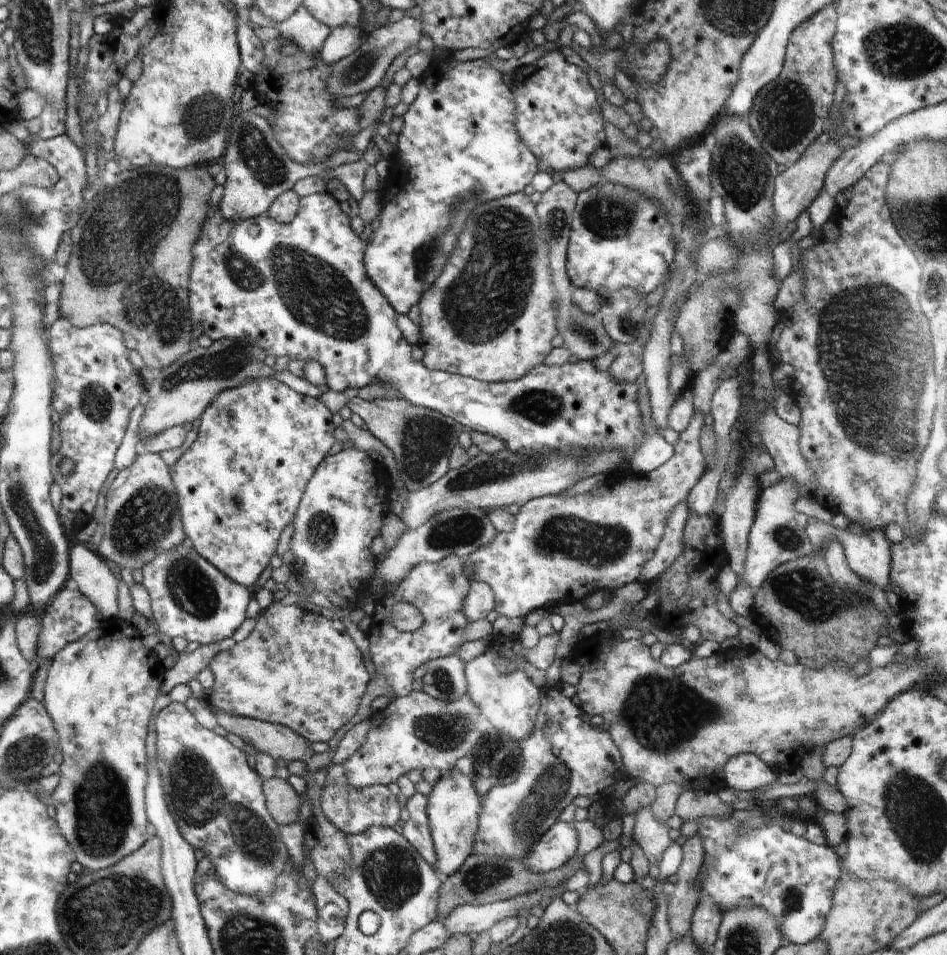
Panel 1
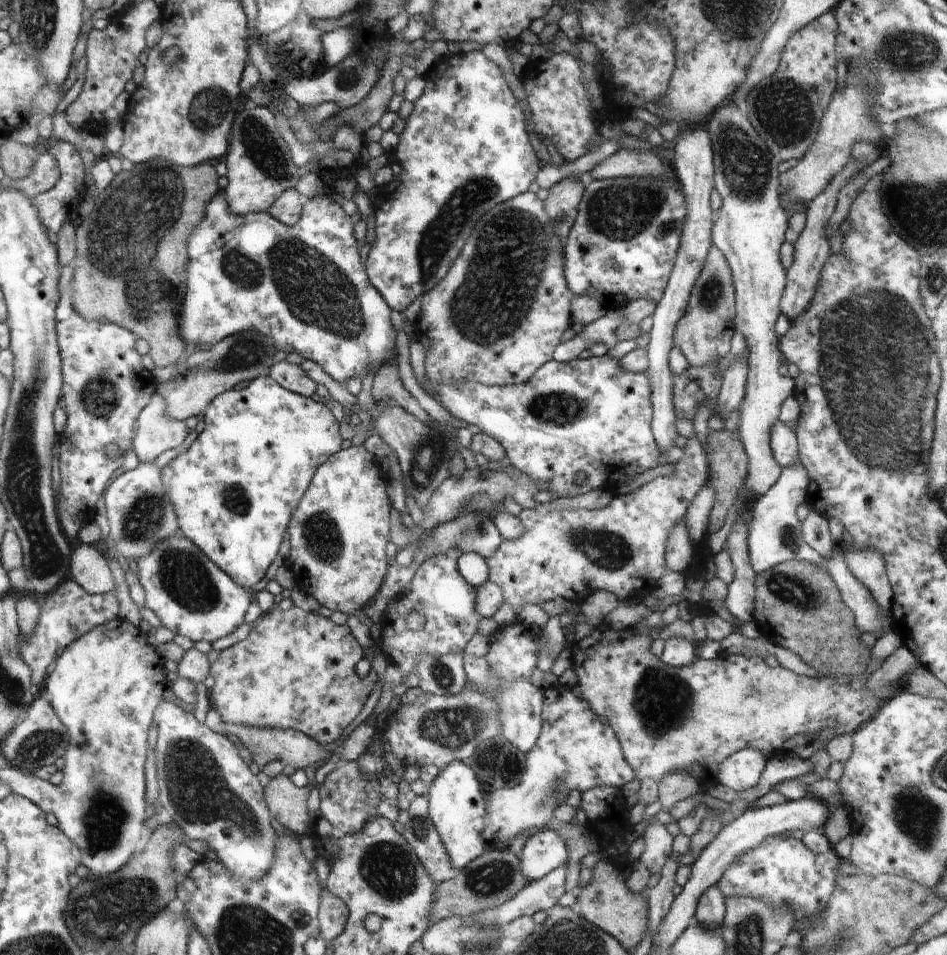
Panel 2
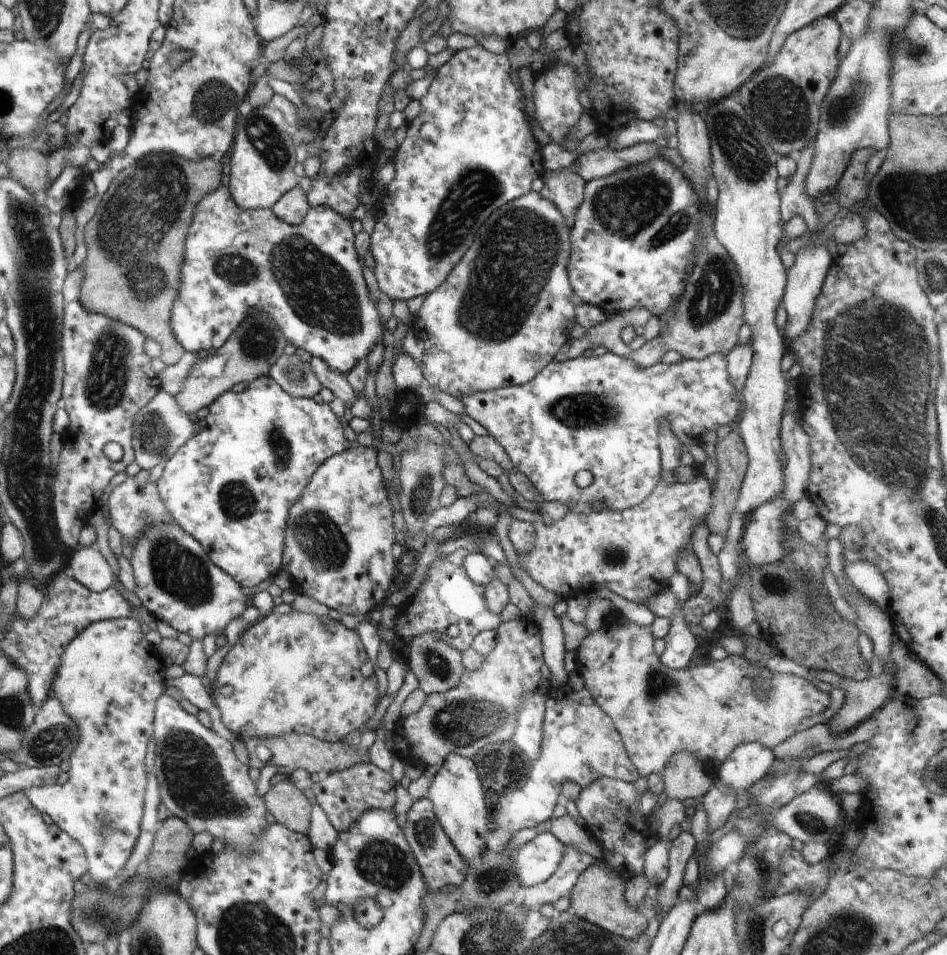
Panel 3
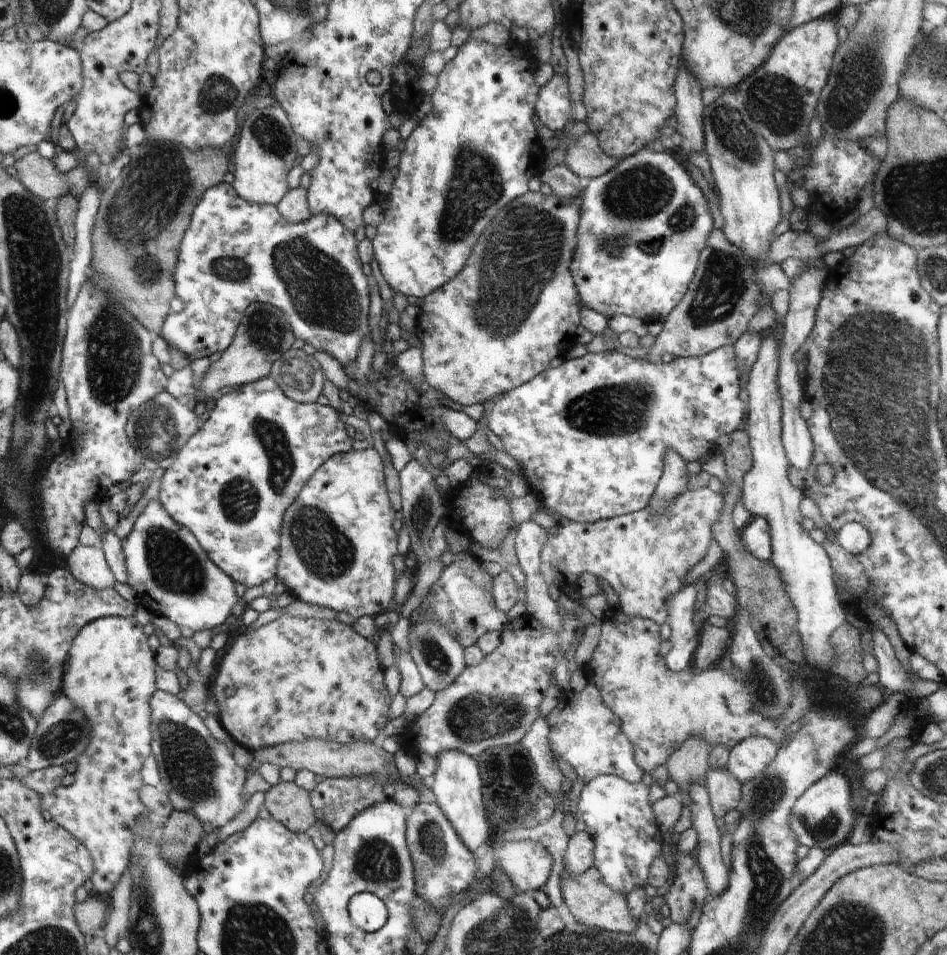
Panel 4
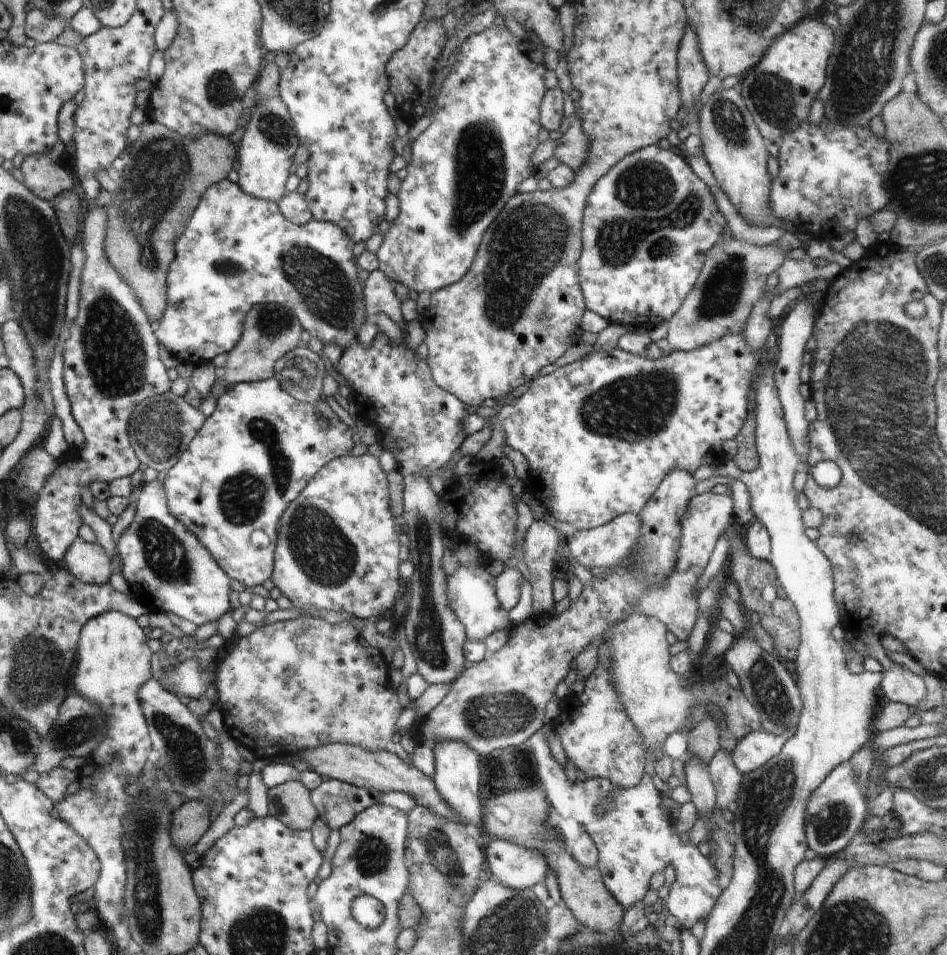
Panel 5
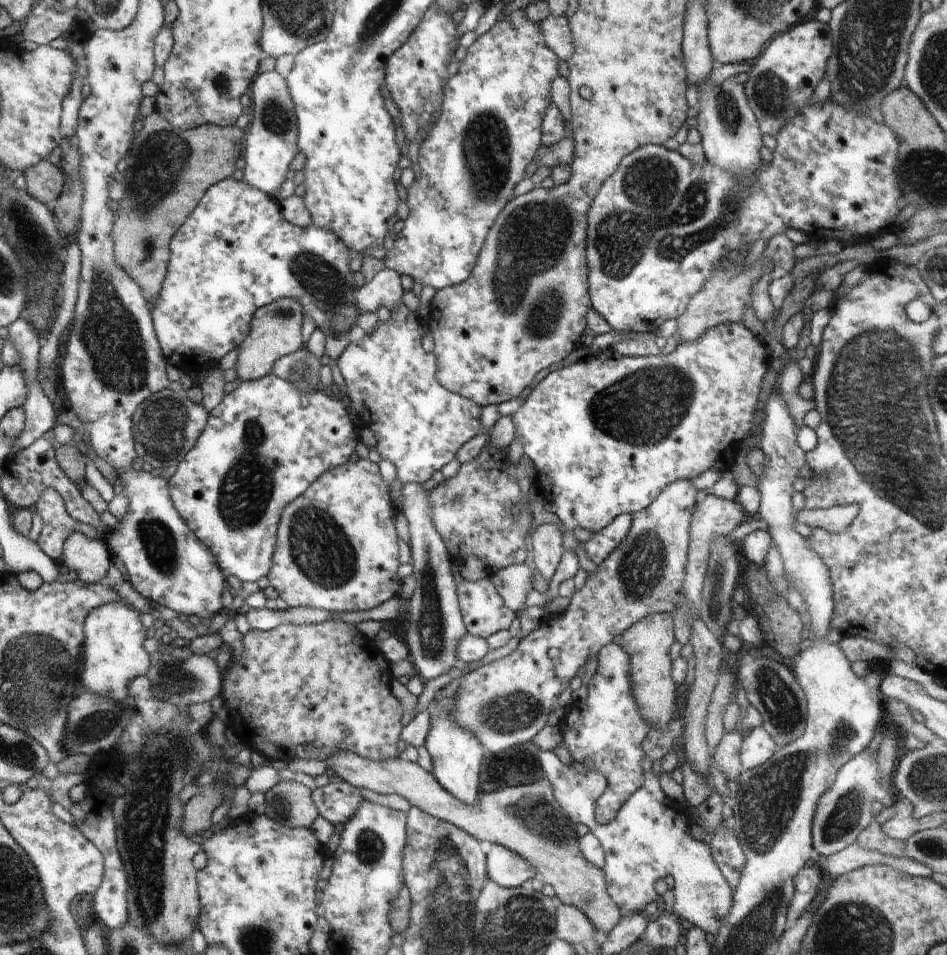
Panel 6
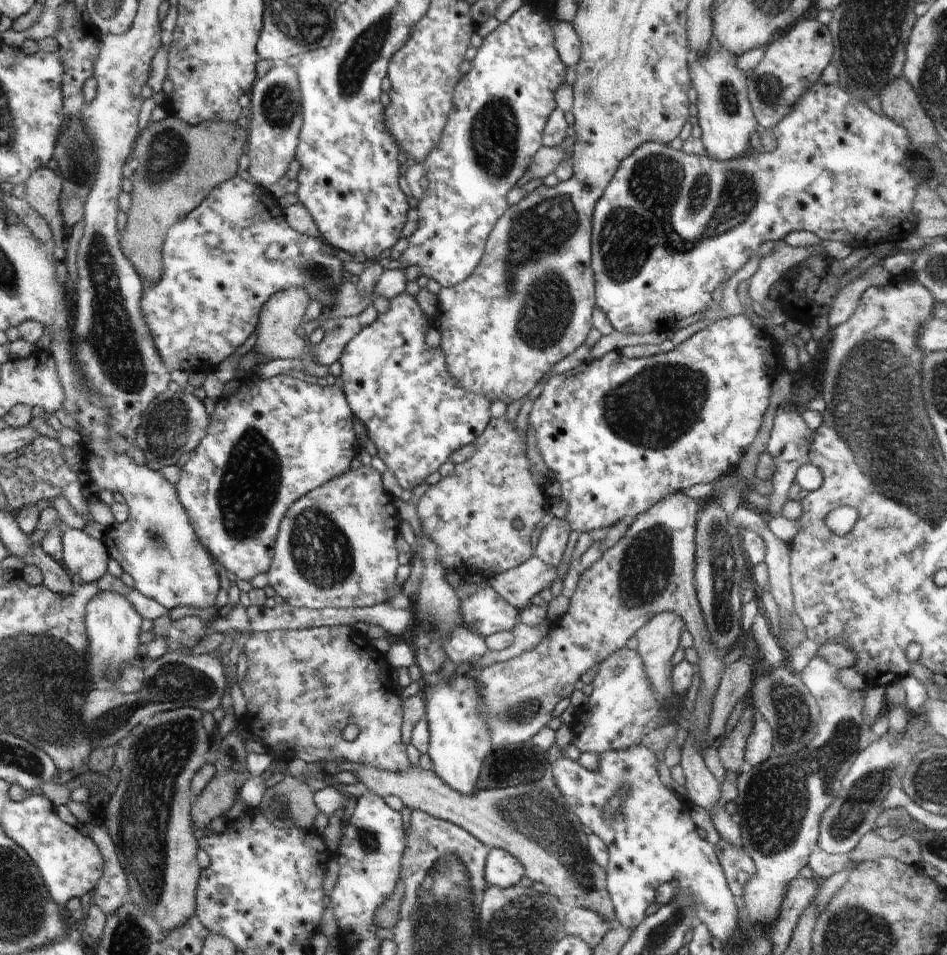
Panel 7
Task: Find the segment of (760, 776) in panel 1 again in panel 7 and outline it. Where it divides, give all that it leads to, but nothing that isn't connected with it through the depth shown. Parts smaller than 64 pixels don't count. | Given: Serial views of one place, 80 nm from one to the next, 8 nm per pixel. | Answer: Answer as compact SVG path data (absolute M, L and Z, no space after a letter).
M756 714L746 743L746 767L758 766L772 755L773 733L773 728L769 722L761 714Z

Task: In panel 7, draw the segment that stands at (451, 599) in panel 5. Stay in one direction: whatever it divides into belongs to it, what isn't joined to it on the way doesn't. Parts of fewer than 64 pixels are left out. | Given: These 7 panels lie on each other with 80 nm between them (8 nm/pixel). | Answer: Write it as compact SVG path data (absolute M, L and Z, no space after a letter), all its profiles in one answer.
M490 585L471 596L460 595L462 624L481 637L512 631L519 623L519 610Z

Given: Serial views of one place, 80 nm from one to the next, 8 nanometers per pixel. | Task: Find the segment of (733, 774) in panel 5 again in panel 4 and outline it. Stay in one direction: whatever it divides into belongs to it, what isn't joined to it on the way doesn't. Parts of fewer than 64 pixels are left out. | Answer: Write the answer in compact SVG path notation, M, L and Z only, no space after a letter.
M709 767L705 786L715 820L724 818L726 813L733 809L738 809L741 802L741 784L736 778L732 778L726 768Z

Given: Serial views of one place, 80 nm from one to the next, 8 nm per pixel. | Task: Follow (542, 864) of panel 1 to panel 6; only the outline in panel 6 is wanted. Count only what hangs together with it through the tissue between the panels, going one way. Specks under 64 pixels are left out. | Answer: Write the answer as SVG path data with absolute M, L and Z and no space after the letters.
M490 844L486 852L487 878L498 886L505 888L518 888L530 884L536 877L534 866L526 862L520 854L508 850L500 844Z

